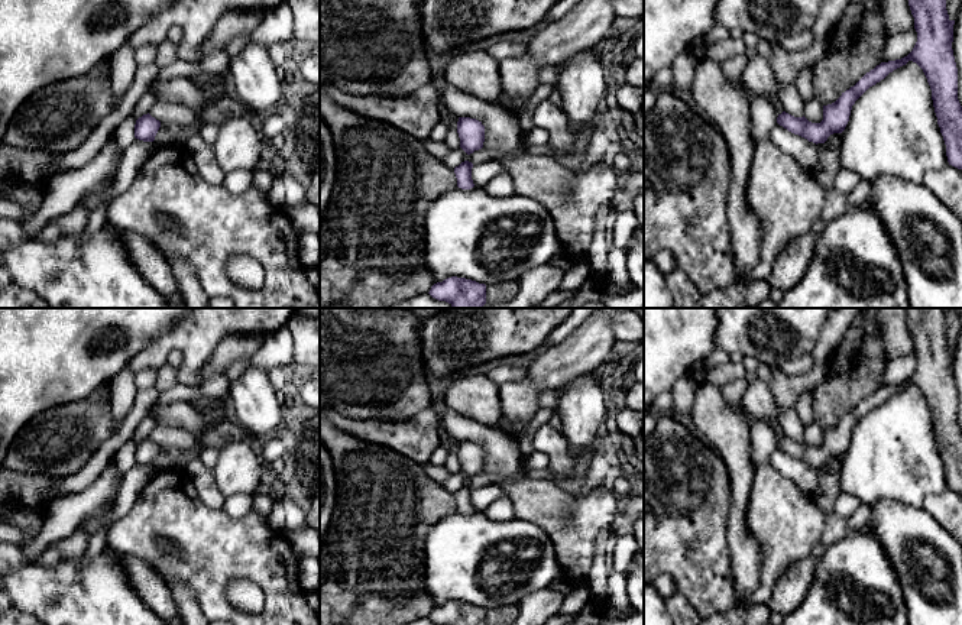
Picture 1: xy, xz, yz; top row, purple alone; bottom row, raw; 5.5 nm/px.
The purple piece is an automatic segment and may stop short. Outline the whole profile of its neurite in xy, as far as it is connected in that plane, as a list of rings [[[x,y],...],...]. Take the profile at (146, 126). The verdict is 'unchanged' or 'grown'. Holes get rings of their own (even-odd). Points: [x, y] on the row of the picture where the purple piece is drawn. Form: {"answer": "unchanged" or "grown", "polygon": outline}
{"answer": "unchanged", "polygon": [[[149,113],[136,120],[135,137],[143,142],[153,142],[161,127],[161,122],[152,117]]]}

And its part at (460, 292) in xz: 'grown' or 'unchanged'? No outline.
unchanged

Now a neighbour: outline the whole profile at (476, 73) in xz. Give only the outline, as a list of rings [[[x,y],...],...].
[[[460,51],[450,56],[443,81],[486,103],[502,94],[498,61],[486,51]]]

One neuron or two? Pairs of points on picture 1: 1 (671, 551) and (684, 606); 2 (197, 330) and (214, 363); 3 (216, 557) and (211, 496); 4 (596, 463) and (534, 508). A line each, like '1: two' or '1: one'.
1: two
2: two
3: two
4: two

